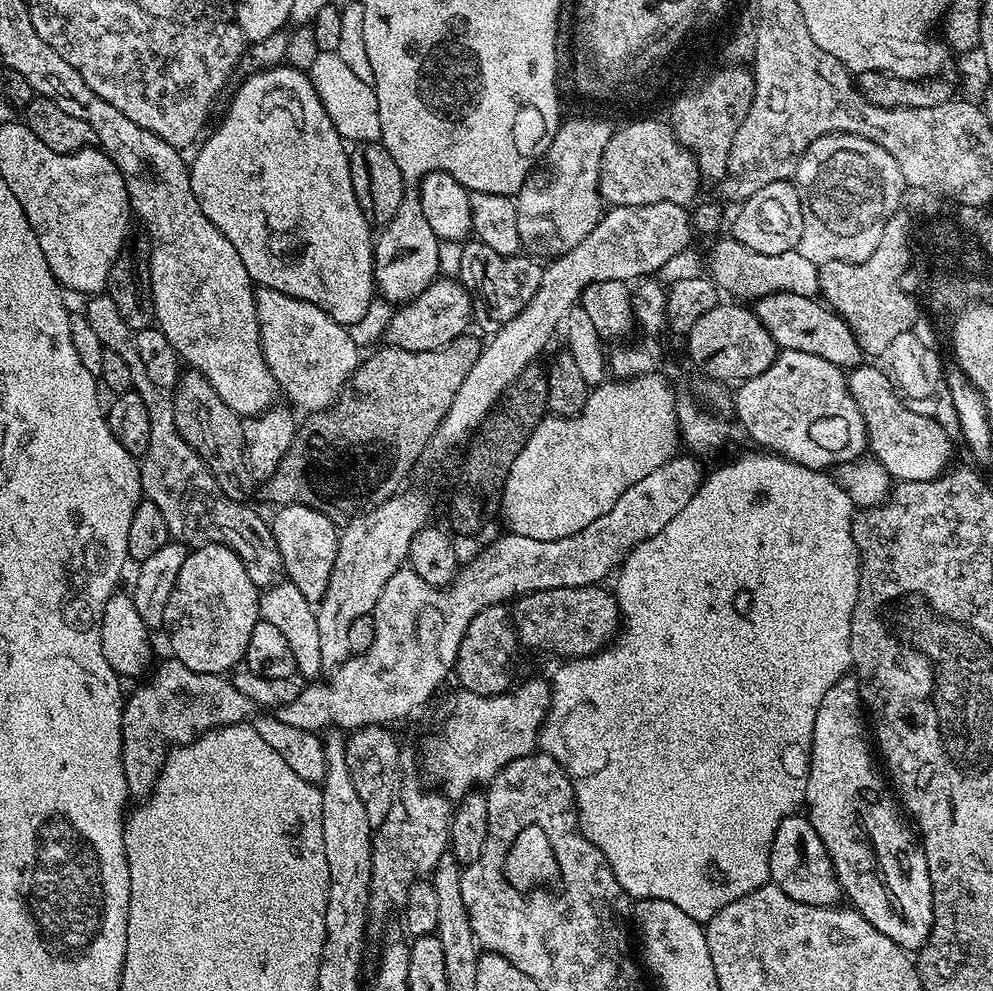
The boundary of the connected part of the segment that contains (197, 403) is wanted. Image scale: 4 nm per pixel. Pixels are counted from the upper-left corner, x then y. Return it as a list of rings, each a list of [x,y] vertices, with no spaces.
[[[195,370],[181,371],[176,381],[174,395],[174,426],[178,426],[178,434],[202,458],[202,462],[210,470],[214,482],[226,494],[226,498],[241,502],[249,499],[254,479],[249,471],[249,460],[245,452],[244,426],[241,417],[236,415],[222,398],[218,398],[218,390],[210,386],[210,382],[202,373]]]

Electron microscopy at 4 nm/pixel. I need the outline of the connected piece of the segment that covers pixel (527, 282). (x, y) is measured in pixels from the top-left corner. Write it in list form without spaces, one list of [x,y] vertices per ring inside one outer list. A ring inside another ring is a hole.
[[[475,238],[469,239],[463,245],[458,279],[470,294],[475,327],[485,328],[488,334],[495,334],[502,326],[506,326],[506,322],[518,318],[518,314],[528,308],[534,294],[538,294],[544,273],[544,268],[535,262],[537,263],[528,254],[503,256],[490,250],[486,242]]]

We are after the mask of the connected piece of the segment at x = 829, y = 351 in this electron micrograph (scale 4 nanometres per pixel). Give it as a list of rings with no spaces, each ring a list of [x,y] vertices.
[[[778,292],[757,299],[754,311],[779,349],[826,358],[826,362],[841,370],[859,368],[865,363],[866,353],[861,350],[848,324],[819,299]]]

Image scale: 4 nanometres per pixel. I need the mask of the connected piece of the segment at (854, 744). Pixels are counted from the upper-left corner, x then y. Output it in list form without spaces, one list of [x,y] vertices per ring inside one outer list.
[[[849,674],[834,682],[830,690],[826,690],[826,698],[822,698],[822,706],[818,706],[818,718],[814,718],[812,757],[804,791],[806,815],[818,838],[822,838],[826,846],[841,893],[847,899],[848,896],[852,899],[849,900],[851,907],[861,912],[866,922],[874,926],[874,930],[886,934],[886,938],[890,938],[890,942],[894,942],[899,948],[918,950],[928,941],[929,930],[932,928],[930,874],[923,847],[918,843],[909,821],[902,815],[901,805],[893,789],[886,783],[878,764],[876,769],[876,764],[872,761],[874,748],[869,741],[869,745],[864,741],[867,736],[869,739],[870,724],[866,719],[866,709],[860,702],[855,675]]]

